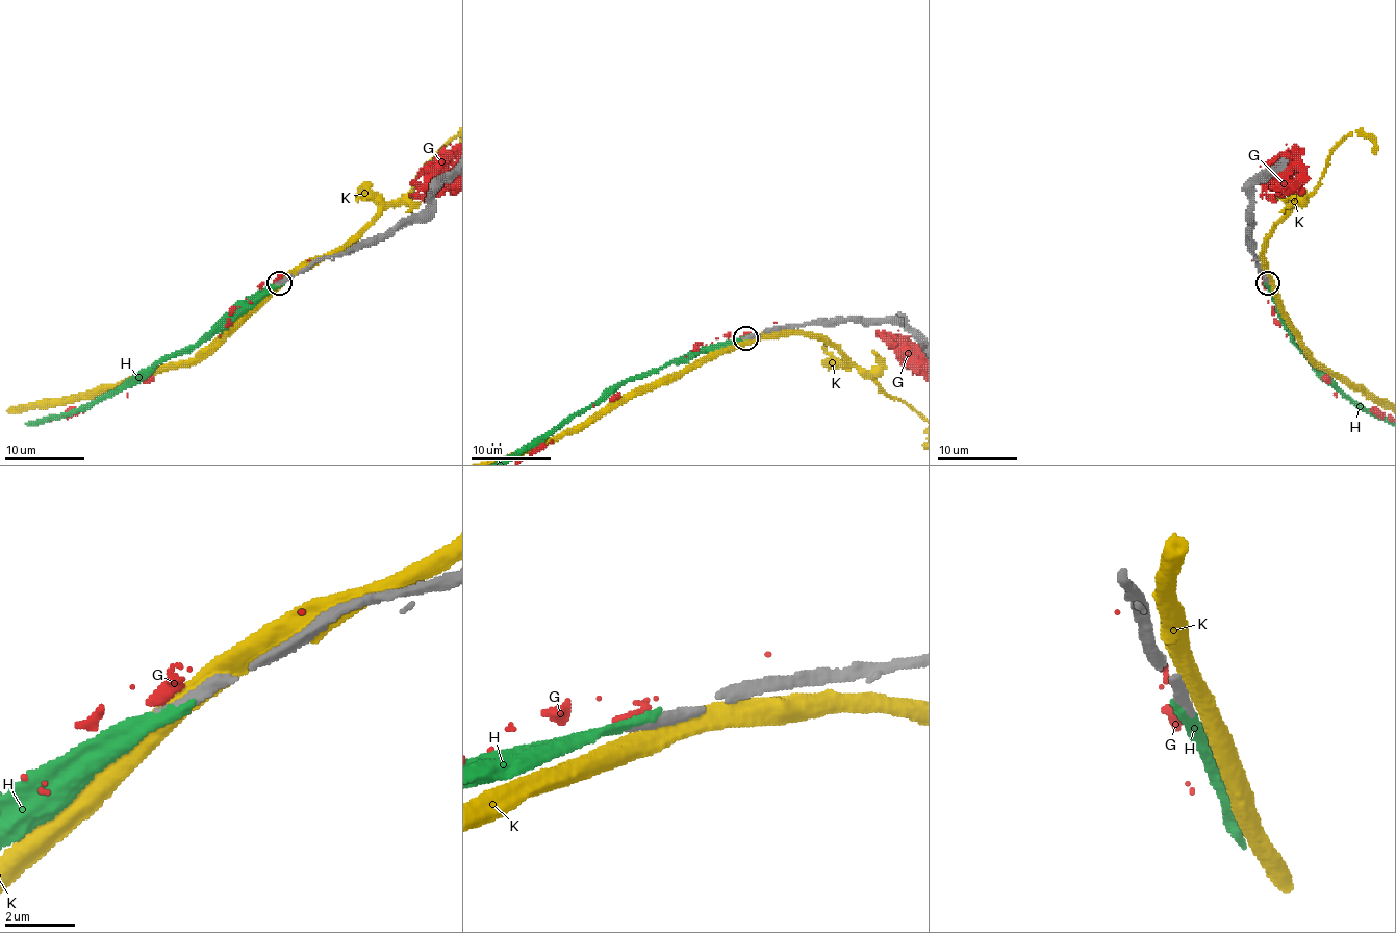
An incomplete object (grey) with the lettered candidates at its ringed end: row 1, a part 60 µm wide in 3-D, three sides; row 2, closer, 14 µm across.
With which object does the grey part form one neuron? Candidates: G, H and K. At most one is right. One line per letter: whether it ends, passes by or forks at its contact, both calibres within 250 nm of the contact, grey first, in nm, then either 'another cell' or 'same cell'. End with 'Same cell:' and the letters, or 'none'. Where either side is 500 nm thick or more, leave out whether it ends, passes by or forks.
G: it ends | 340/360 nm | another cell
H: it ends | 400/340 nm | same cell
K: 460/550 nm | another cell
Same cell: H

